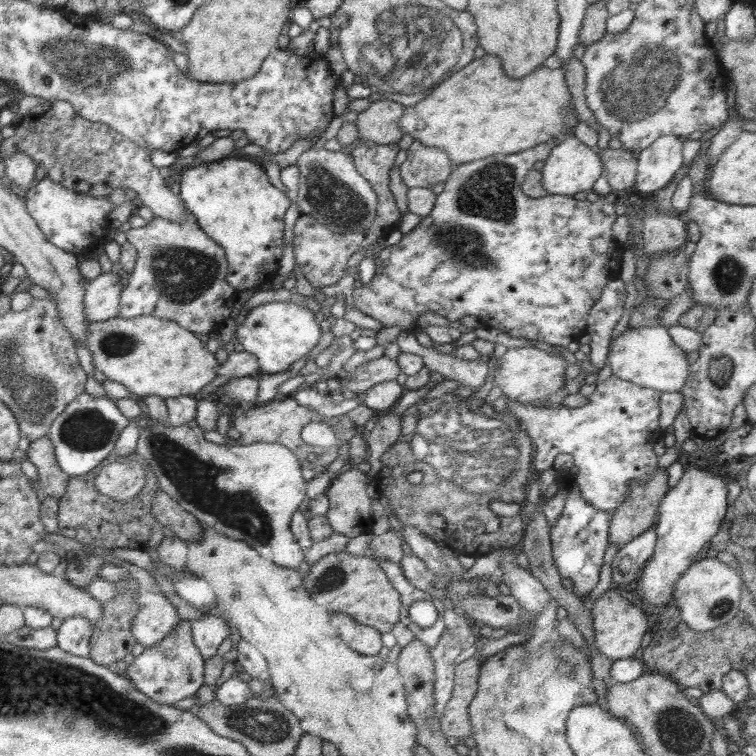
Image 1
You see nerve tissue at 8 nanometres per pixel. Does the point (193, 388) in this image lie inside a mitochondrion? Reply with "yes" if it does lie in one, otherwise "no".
no

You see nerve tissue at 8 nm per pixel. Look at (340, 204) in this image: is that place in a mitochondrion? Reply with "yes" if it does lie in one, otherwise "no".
yes

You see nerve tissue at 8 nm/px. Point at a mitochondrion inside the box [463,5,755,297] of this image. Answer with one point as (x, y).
(640, 82)

